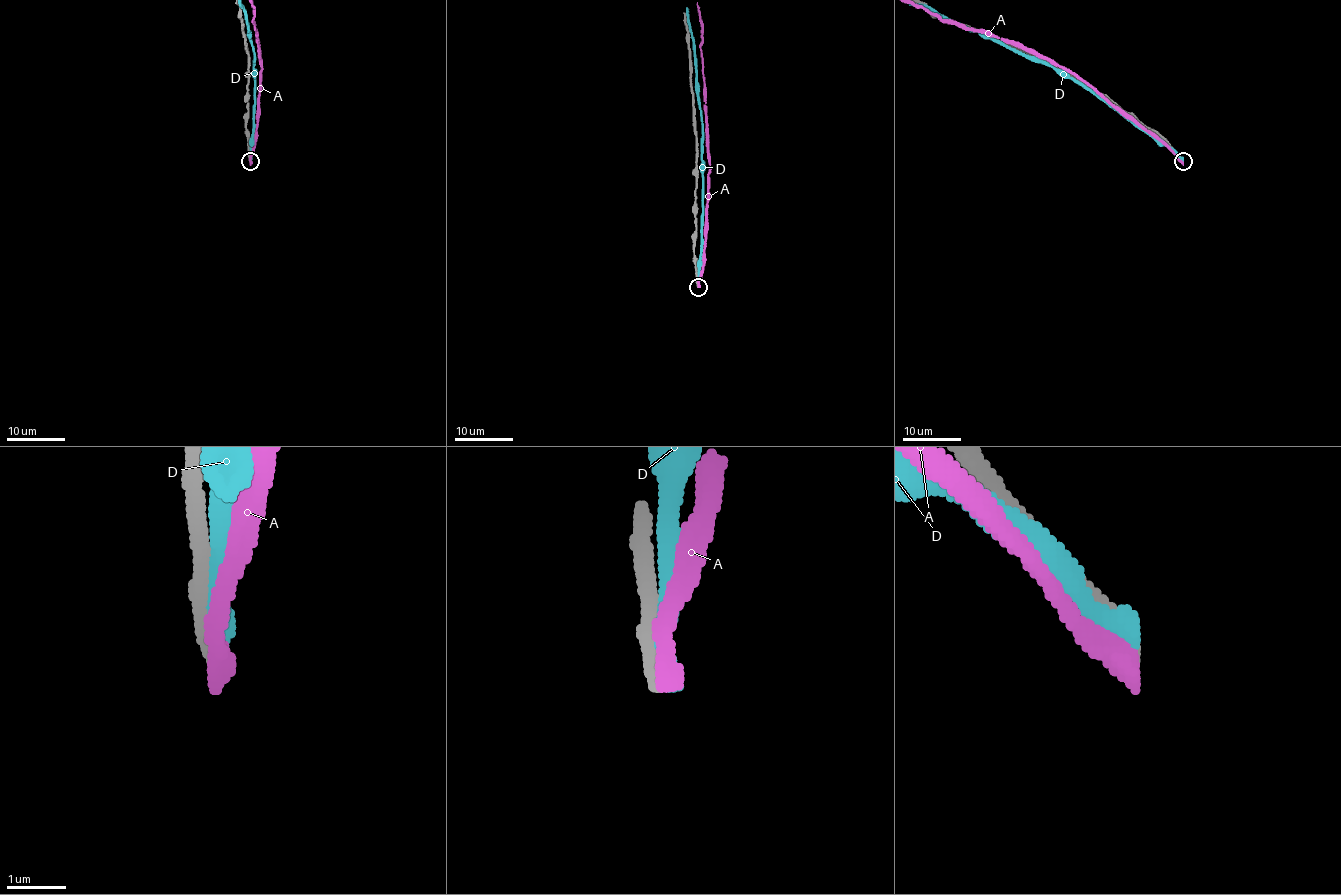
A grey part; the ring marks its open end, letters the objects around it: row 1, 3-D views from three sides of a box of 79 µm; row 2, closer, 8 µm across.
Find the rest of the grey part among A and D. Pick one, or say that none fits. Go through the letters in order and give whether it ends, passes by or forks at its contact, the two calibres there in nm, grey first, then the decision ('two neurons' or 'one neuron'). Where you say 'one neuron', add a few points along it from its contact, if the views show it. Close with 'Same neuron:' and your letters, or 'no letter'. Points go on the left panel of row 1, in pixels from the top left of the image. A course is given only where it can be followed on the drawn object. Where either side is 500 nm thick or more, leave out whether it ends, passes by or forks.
A: it passes by | 400/320 nm | two neurons
D: it passes by | 320/360 nm | two neurons
Same neuron: no letter

